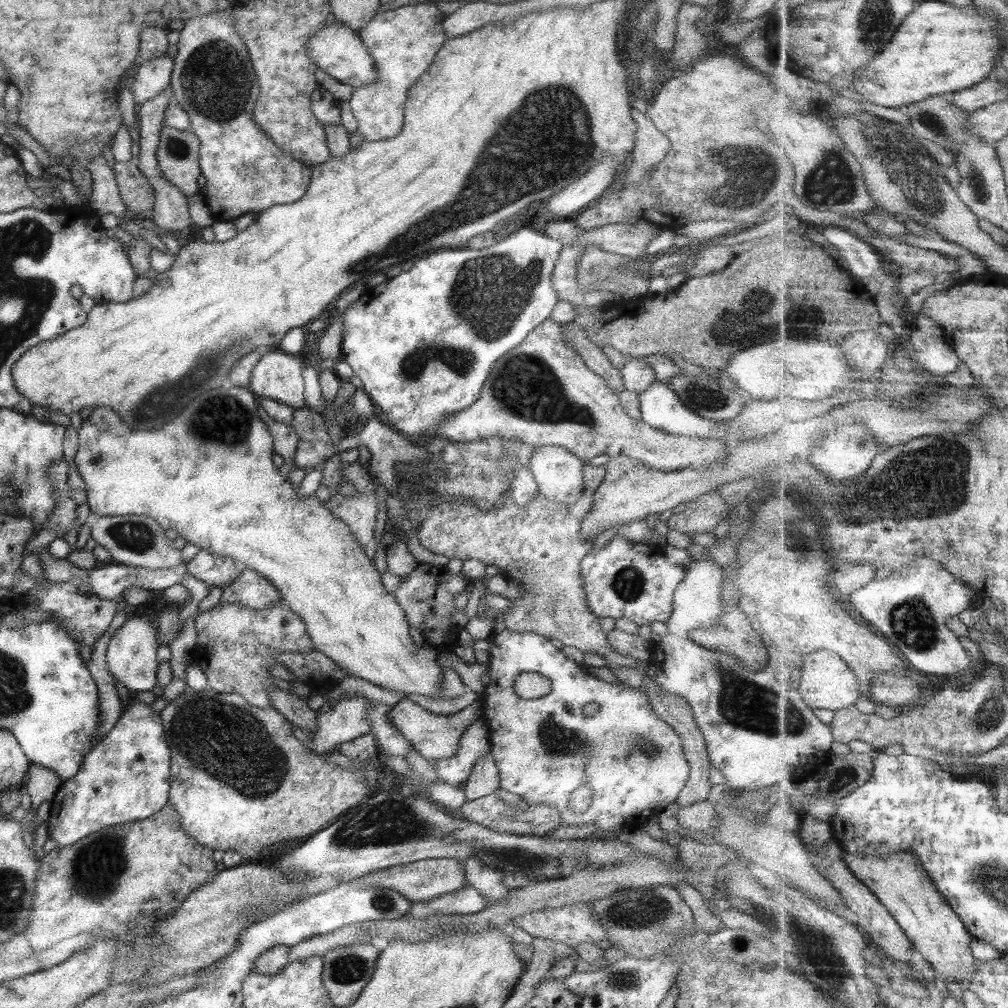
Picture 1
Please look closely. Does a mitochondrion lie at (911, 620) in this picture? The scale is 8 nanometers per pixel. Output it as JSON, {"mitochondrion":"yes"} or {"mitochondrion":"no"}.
{"mitochondrion":"yes"}

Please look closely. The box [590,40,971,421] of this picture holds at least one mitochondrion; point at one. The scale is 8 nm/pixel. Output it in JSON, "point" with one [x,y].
{"point":[912,176]}

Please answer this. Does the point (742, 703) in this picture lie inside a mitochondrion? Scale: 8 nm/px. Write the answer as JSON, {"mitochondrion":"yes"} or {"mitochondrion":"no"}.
{"mitochondrion":"yes"}

